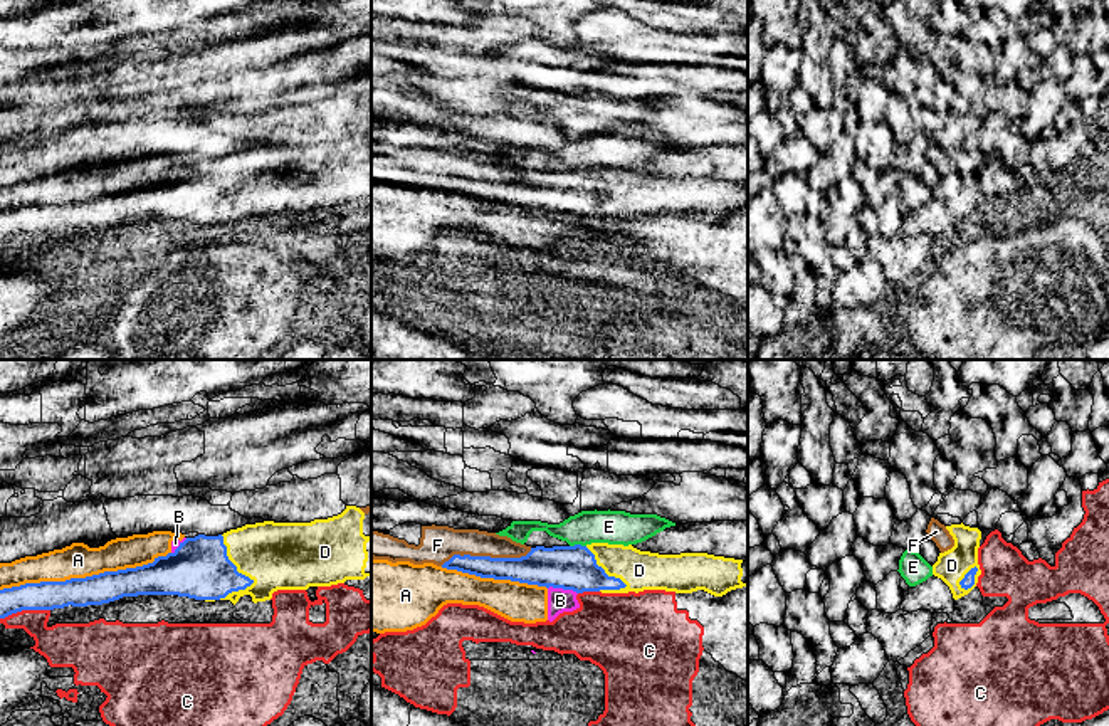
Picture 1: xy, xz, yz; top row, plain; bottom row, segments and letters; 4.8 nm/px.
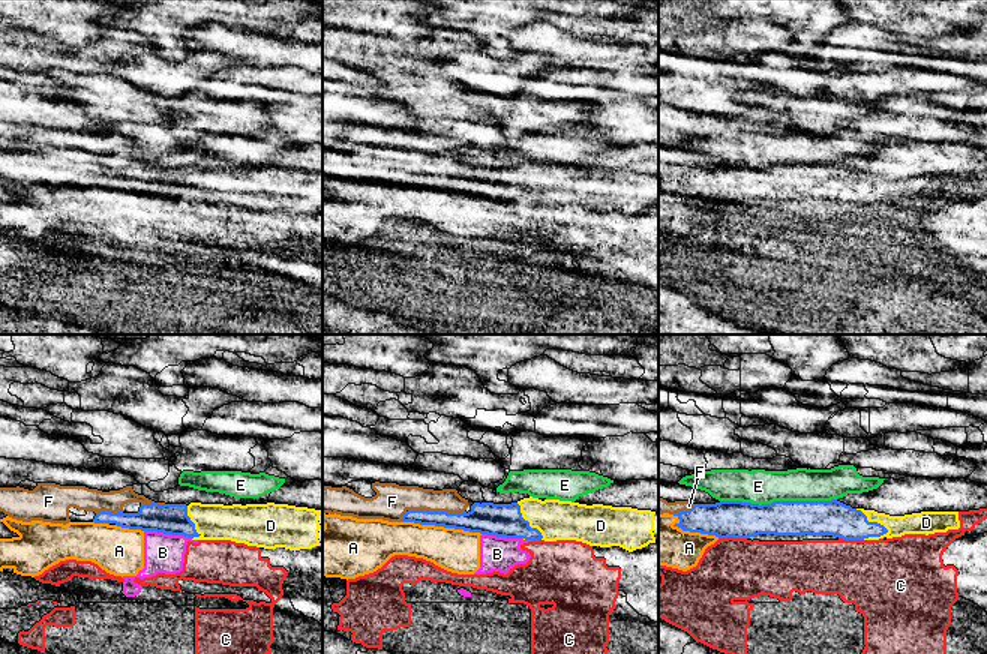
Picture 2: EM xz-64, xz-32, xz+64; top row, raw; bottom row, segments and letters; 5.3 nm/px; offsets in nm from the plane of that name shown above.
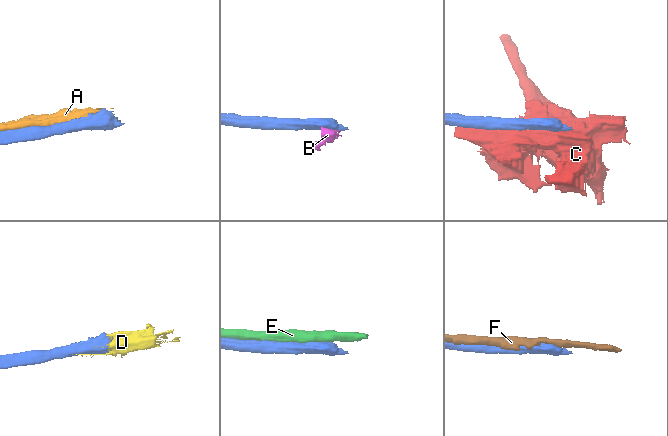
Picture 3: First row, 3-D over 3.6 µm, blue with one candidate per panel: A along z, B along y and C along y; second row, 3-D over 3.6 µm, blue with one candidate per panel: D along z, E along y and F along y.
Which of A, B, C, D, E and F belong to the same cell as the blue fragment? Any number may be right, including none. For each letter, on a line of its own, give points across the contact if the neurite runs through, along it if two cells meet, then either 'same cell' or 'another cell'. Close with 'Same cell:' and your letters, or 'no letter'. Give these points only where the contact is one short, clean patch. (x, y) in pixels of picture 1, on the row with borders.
A: another cell
B: border xz (548, 587), (572, 589), (577, 594); another cell
C: another cell
D: same cell
E: another cell
F: another cell
Same cell: D

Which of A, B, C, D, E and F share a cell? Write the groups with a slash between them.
A B / C / D / E / F

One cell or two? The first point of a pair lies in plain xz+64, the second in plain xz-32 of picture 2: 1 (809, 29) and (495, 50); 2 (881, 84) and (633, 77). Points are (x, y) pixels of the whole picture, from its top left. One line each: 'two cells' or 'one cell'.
1: one cell
2: one cell

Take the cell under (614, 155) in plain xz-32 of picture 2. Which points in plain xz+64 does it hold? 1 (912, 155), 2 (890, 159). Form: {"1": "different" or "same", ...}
{"1": "same", "2": "same"}

